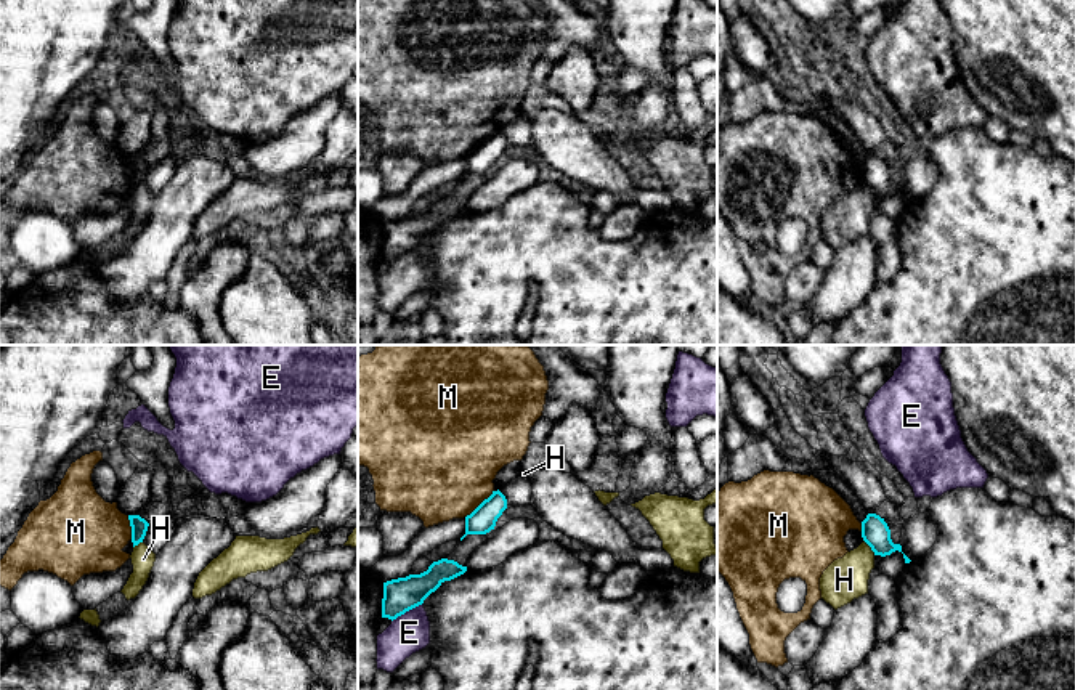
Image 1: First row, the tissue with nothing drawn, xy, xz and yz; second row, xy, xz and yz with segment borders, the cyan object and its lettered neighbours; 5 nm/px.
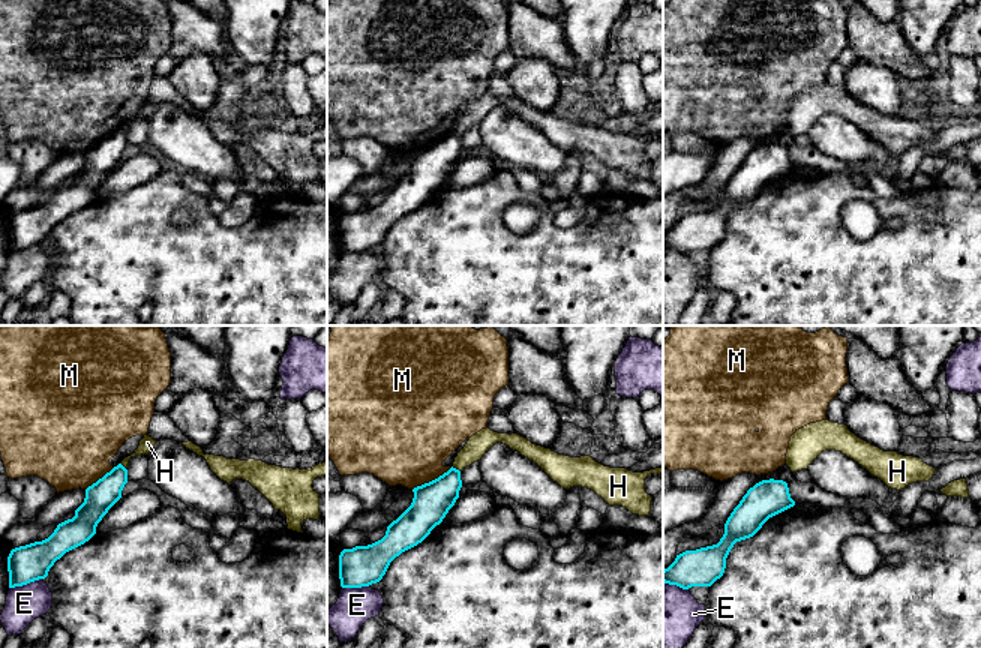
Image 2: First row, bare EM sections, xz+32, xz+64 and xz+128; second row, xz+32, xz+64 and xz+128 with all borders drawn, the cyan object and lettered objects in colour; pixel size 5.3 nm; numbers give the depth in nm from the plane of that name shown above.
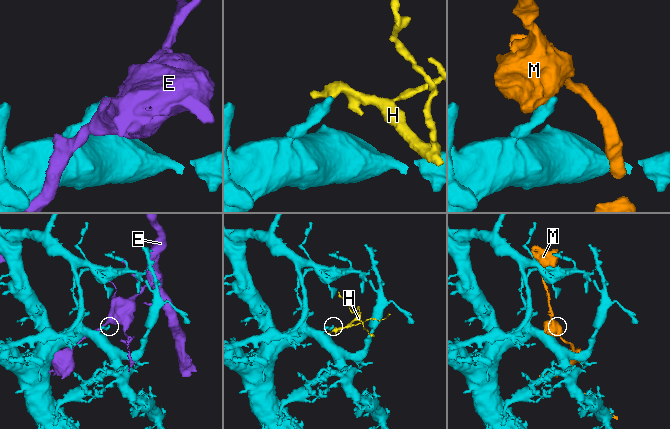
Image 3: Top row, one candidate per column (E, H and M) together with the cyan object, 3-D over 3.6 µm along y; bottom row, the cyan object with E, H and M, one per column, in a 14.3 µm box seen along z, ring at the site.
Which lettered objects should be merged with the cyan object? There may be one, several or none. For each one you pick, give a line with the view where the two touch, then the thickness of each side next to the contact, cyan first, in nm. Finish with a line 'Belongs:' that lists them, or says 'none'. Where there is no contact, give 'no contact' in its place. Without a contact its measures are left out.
Belongs: none

